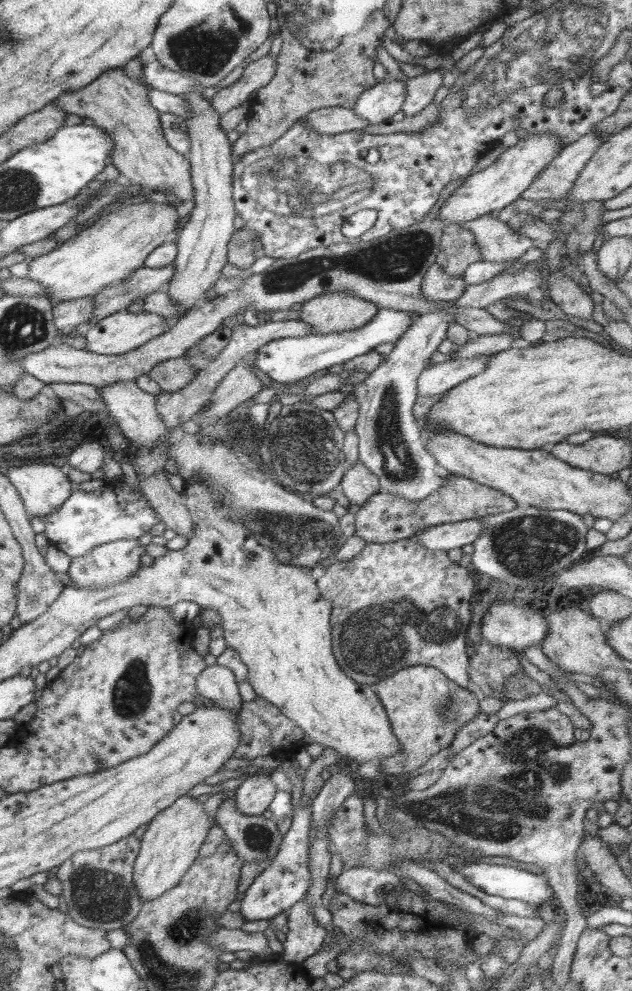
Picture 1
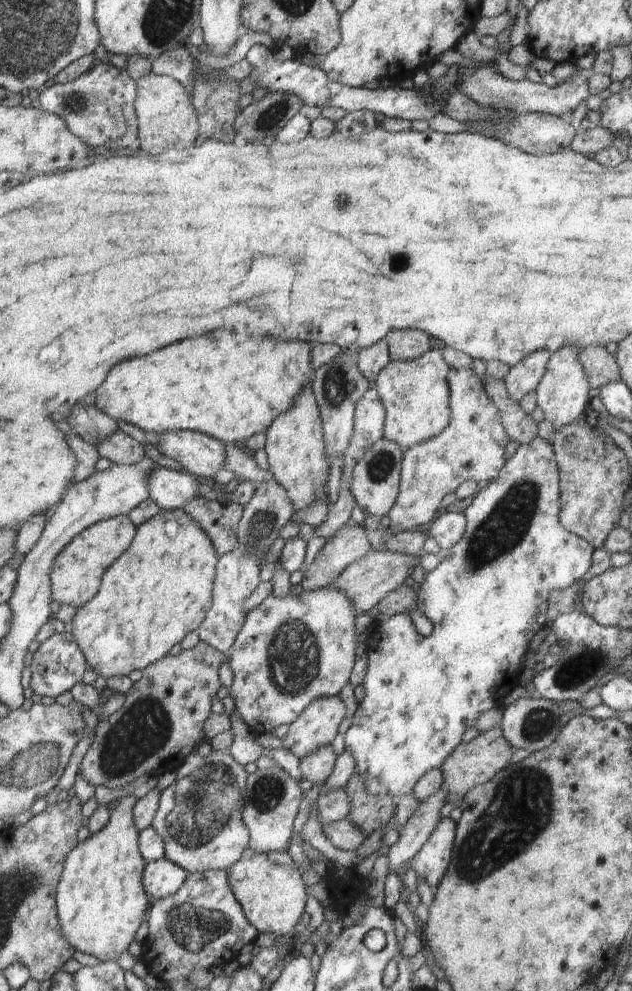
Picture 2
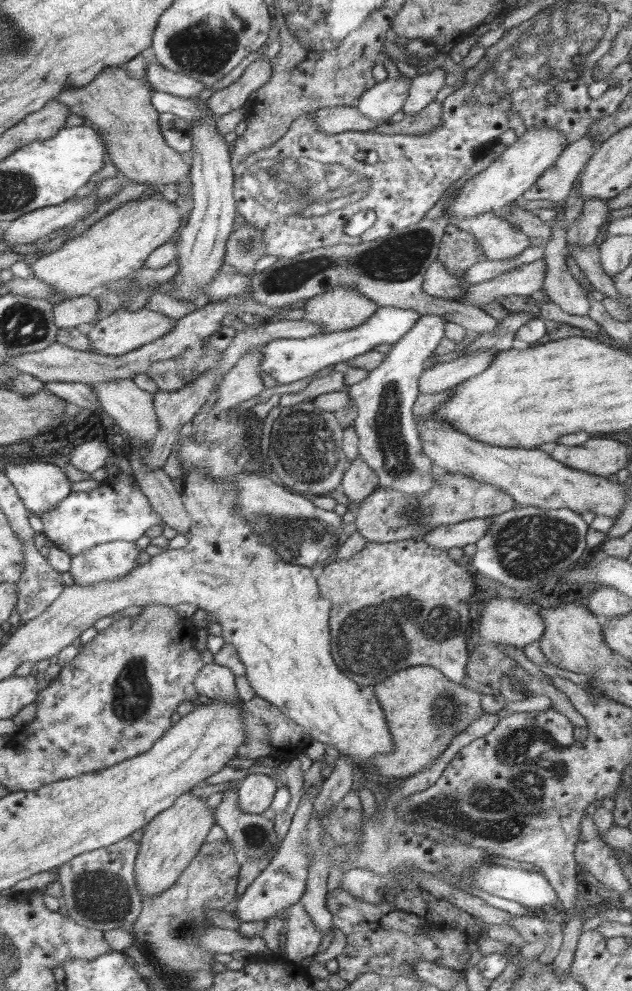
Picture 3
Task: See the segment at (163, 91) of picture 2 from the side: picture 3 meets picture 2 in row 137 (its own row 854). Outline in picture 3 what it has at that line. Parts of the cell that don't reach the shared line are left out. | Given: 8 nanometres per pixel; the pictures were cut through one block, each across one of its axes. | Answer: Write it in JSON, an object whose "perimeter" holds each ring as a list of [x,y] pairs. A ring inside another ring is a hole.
{"perimeter":[[[189,791],[180,795],[170,808],[158,814],[148,825],[141,839],[138,853],[135,860],[134,874],[140,893],[145,897],[154,898],[158,894],[162,894],[168,887],[174,886],[174,882],[180,878],[180,874],[186,870],[186,866],[194,860],[194,856],[198,854],[200,847],[204,844],[209,831],[215,826],[212,812],[206,805],[206,799],[195,796]]]}

